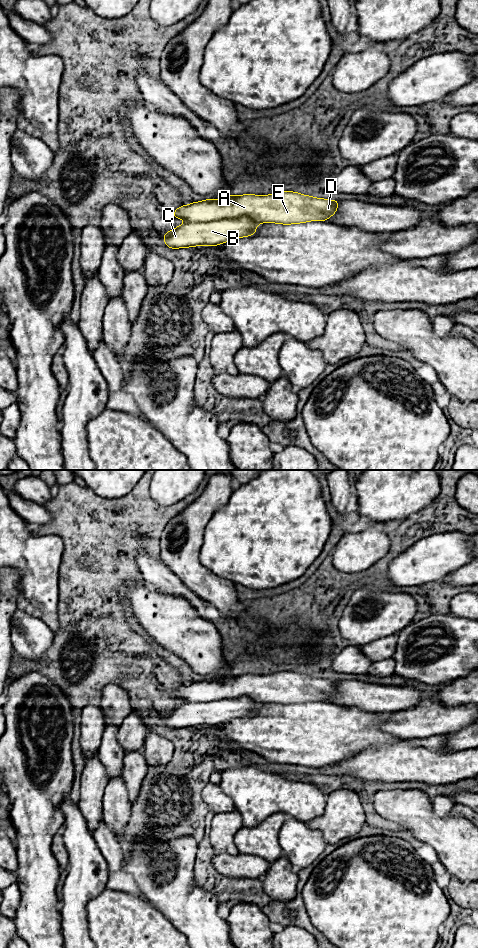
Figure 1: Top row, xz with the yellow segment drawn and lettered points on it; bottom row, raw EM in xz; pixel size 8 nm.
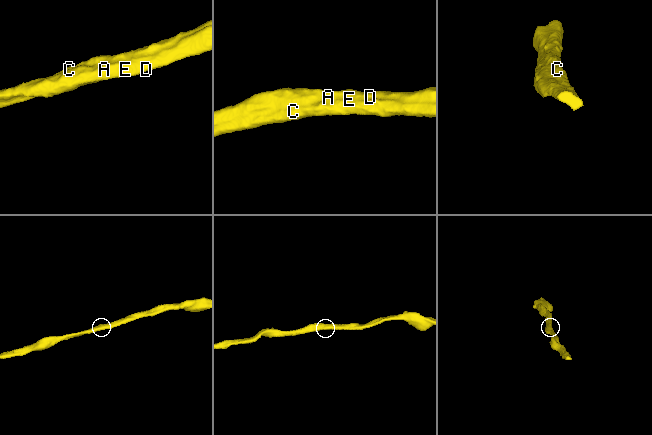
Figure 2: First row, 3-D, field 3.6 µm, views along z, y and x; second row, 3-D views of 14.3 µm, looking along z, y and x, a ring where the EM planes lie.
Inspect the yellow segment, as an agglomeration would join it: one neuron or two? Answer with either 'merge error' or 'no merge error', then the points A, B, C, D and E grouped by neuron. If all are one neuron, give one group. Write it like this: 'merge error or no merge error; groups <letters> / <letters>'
no merge error; groups A B C D E

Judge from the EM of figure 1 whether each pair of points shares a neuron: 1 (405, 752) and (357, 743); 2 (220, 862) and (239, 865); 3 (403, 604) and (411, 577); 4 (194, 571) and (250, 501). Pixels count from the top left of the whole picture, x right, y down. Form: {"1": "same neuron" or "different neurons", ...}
{"1": "different neurons", "2": "same neuron", "3": "different neurons", "4": "different neurons"}

